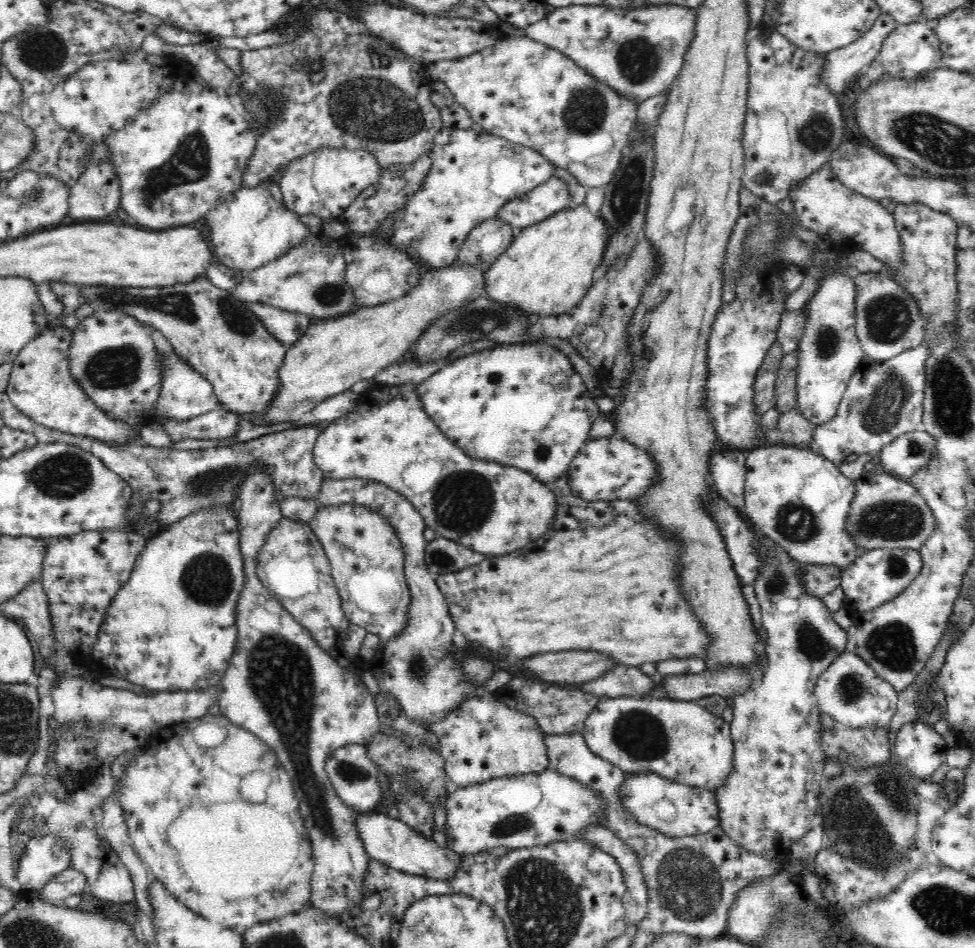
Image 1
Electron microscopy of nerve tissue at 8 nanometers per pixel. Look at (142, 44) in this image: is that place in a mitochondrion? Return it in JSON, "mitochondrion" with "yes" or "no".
{"mitochondrion":"no"}

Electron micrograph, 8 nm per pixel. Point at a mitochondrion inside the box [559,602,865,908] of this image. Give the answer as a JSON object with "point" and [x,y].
{"point":[637,733]}

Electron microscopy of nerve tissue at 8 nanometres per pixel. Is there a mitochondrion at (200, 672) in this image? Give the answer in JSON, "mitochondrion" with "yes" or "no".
{"mitochondrion":"no"}

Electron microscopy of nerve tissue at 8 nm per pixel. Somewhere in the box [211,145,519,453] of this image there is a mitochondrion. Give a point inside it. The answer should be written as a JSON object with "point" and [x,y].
{"point":[237,319]}

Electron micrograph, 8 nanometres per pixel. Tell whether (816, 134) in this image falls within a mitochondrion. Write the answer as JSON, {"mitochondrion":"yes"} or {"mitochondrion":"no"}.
{"mitochondrion":"yes"}

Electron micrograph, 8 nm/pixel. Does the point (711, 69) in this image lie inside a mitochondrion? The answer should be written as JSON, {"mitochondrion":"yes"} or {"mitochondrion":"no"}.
{"mitochondrion":"no"}

